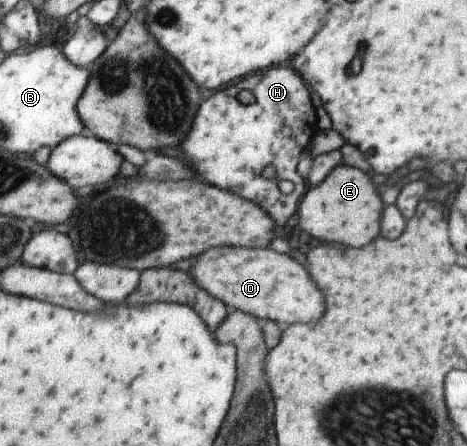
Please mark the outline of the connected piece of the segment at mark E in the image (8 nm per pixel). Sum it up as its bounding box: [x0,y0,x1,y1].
[294,164,385,247]

